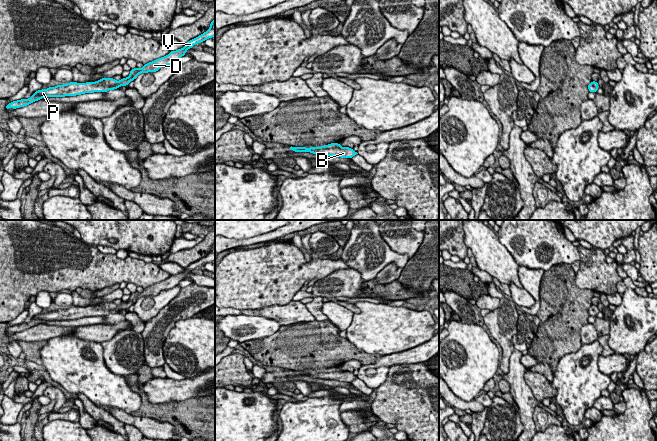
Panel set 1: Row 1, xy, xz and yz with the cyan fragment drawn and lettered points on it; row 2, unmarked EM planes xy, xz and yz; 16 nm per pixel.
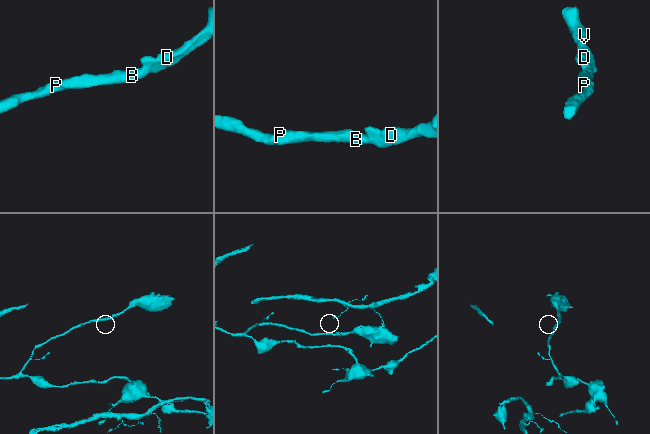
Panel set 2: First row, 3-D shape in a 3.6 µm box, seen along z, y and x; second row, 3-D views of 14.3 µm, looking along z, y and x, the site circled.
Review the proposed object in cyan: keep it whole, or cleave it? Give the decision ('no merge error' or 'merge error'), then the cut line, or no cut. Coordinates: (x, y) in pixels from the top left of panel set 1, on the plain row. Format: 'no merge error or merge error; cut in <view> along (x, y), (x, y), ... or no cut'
no merge error; no cut

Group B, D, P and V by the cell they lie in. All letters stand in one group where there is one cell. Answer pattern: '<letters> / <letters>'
B D P V

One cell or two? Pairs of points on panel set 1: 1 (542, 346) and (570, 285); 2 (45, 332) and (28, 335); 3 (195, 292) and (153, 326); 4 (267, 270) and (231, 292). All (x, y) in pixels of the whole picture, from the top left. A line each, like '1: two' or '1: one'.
1: one
2: one
3: one
4: one

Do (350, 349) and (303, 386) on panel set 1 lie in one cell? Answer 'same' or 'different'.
different

